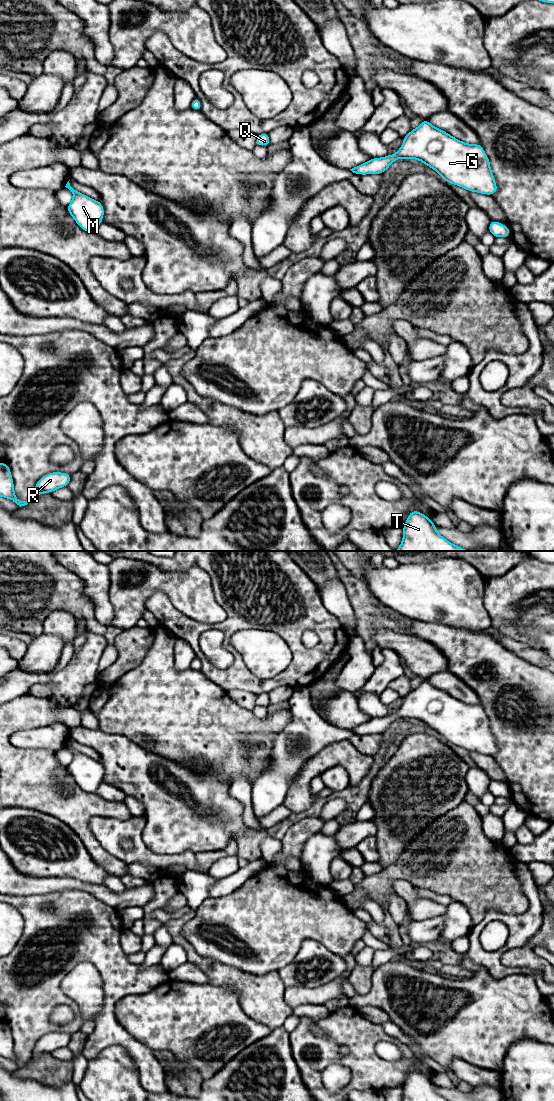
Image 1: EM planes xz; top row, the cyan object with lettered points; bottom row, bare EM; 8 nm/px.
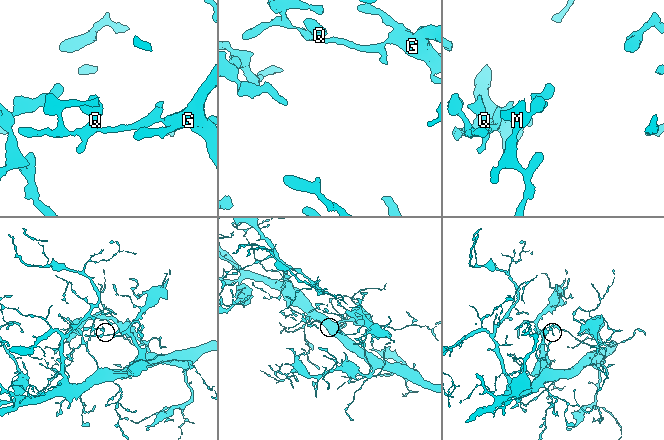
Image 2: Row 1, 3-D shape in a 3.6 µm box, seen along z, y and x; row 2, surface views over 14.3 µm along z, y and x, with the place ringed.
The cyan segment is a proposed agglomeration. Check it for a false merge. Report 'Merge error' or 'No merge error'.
No merge error

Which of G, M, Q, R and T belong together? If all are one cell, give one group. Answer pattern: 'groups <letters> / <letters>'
groups G M Q R T

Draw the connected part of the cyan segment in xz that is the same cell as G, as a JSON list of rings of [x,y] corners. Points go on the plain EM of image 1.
[[[427,678],[423,679],[417,688],[412,689],[403,697],[403,704],[395,714],[381,718],[371,718],[350,730],[359,735],[383,734],[393,722],[400,718],[422,721],[425,726],[434,729],[445,742],[462,747],[469,752],[492,756],[498,751],[491,731],[490,720],[481,704],[467,704],[460,701],[444,690],[434,687]]]

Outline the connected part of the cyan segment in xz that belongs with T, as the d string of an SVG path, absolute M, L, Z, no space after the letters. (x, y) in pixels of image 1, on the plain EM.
M412 1070L403 1085L402 1101L448 1101L436 1091L436 1087L428 1076Z

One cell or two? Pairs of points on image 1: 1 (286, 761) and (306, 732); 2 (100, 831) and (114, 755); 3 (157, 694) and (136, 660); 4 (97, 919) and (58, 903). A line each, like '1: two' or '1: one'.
1: one
2: two
3: two
4: one

